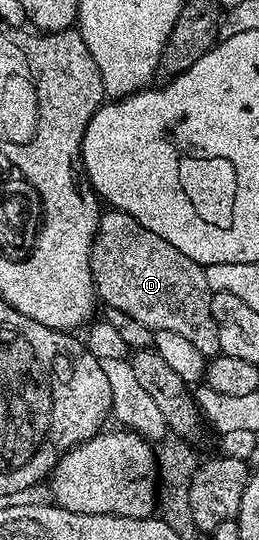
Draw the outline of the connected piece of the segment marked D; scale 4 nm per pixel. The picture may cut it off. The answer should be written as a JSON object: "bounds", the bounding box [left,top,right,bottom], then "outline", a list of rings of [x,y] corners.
{"bounds":[89,208,221,356],"outline":[[[109,208],[102,213],[89,263],[97,297],[106,307],[119,308],[154,332],[179,332],[207,356],[221,354],[219,328],[211,312],[214,293],[208,288],[205,267],[143,228],[126,210]]]}

